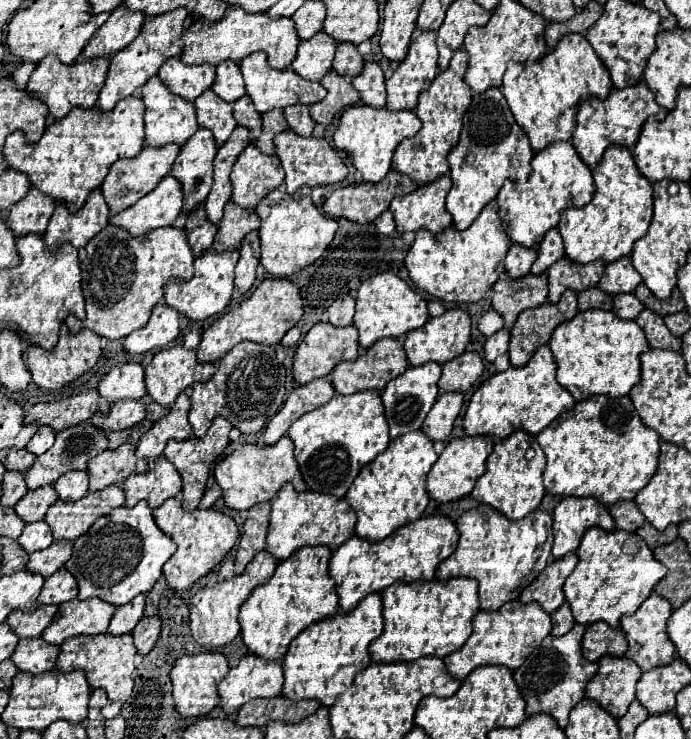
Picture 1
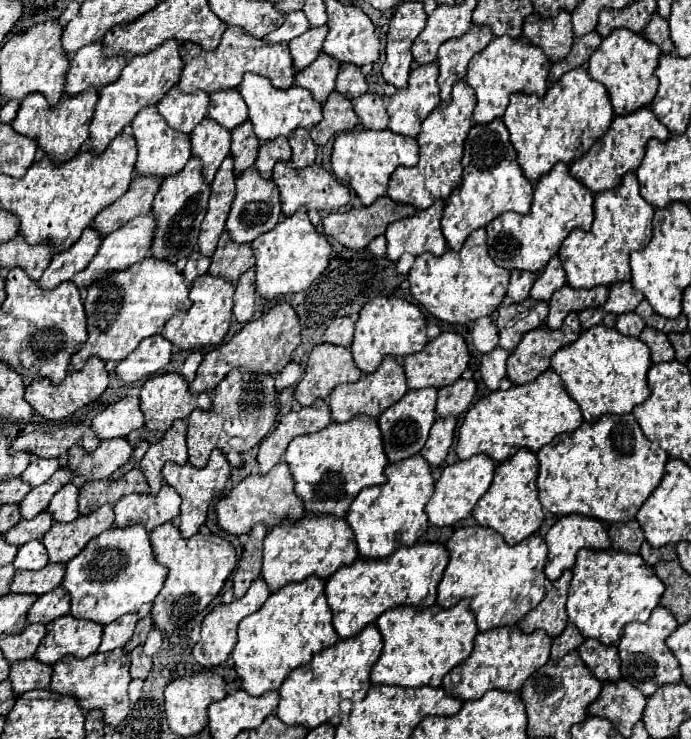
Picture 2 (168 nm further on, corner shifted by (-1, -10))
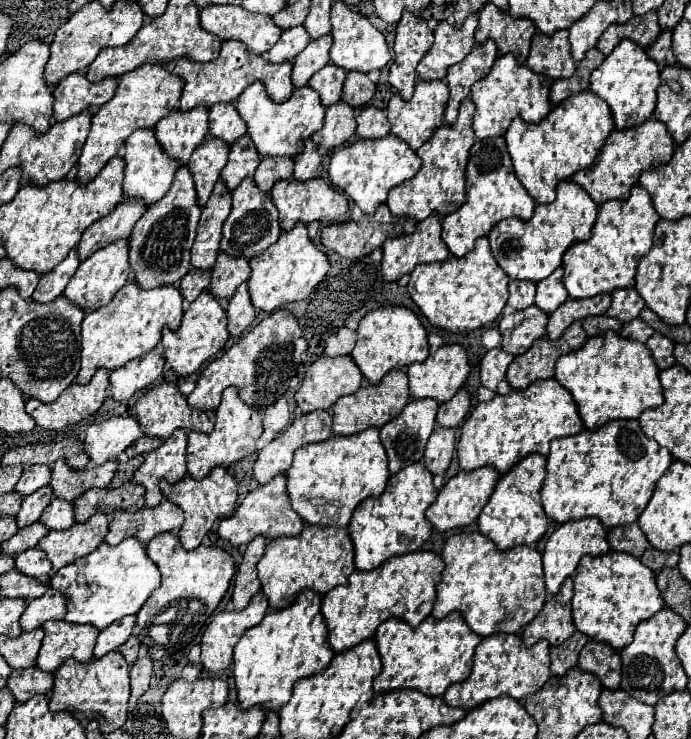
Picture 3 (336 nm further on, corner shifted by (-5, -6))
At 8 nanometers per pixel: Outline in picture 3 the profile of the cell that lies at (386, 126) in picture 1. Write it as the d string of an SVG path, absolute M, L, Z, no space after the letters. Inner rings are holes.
M392 133L382 139L358 139L332 155L330 161L330 181L340 191L348 193L362 213L374 213L380 203L386 201L386 195L392 187L400 185L406 179L412 179L420 169L422 159L408 147L406 141L394 137Z

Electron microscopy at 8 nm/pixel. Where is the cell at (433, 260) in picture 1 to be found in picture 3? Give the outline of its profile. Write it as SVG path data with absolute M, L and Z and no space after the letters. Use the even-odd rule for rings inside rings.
M480 237L464 257L448 257L446 261L422 263L410 273L408 293L432 325L452 333L464 333L492 323L508 301L508 275L498 267L490 253L486 237Z

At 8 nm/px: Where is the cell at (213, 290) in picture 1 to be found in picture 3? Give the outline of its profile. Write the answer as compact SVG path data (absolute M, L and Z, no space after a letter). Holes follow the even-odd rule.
M202 291L198 295L198 299L188 305L188 311L184 313L184 319L182 319L182 325L178 327L178 331L172 331L168 327L166 327L166 331L162 331L160 343L162 343L168 367L172 371L176 371L176 375L188 375L188 373L196 371L204 361L208 361L220 349L224 349L224 345L228 341L226 323L228 323L226 311L224 311L220 299L216 299L210 291Z

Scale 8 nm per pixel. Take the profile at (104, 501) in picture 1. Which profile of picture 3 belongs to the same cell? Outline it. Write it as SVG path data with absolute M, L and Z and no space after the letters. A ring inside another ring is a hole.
M96 513L86 523L74 523L70 529L64 531L50 531L38 547L46 551L52 573L62 569L64 565L92 553L108 533L108 515Z

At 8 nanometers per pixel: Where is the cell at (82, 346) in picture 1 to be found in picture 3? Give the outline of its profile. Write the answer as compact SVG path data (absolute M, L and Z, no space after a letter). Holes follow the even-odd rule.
M100 367L88 385L72 383L52 403L44 403L36 397L30 397L26 401L26 411L42 429L64 429L66 425L78 423L84 417L96 413L104 403L110 387L108 375L110 371Z

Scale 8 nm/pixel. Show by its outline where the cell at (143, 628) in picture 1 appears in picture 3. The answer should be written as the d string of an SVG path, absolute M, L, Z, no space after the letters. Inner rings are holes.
M138 657L136 663L130 667L130 687L132 687L132 695L140 697L150 683L152 677L152 659L146 657Z

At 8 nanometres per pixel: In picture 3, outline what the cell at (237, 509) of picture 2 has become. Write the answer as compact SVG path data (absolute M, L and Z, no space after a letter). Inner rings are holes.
M280 473L276 475L272 481L268 481L266 485L260 485L258 489L250 491L242 503L238 505L238 509L220 521L220 527L218 527L218 535L226 541L230 541L232 545L236 547L242 547L242 545L248 545L256 535L264 535L264 537L270 537L270 539L276 539L276 537L284 537L284 535L298 535L304 527L304 521L300 519L298 513L294 513L294 509L290 507L290 495L288 495L288 481L286 481L286 475Z

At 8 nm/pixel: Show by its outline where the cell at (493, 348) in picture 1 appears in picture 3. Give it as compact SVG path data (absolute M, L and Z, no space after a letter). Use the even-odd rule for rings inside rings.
M502 347L490 349L484 359L480 361L480 381L484 387L492 389L496 393L496 385L506 377L506 369L514 355L506 353Z

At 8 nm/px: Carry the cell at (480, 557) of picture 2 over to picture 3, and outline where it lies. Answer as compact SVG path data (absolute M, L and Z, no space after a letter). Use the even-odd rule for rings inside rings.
M480 531L452 535L444 549L442 559L446 563L442 571L442 581L436 587L436 603L432 615L438 619L446 617L450 611L460 611L472 631L480 637L494 633L518 633L526 623L530 623L546 601L542 555L528 545L512 547L500 551L486 535Z

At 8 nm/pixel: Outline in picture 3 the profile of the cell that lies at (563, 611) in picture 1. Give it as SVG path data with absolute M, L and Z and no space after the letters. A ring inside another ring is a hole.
M576 631L570 639L566 639L564 643L560 643L556 647L552 647L552 651L550 651L552 675L564 675L568 671L568 667L574 667L578 663L580 649L584 647L586 641L588 641L588 637L580 631Z

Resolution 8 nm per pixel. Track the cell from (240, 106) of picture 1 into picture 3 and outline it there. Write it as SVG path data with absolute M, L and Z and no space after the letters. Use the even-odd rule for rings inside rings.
M244 133L230 147L228 163L222 169L222 179L224 179L226 187L228 189L236 189L244 177L252 177L254 175L258 163L260 163L260 155L258 155L254 143L250 141L250 135Z

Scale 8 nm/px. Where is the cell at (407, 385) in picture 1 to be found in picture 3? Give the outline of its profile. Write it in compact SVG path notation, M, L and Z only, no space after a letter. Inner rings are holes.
M412 399L390 423L380 427L380 439L390 461L390 473L398 473L402 467L406 467L406 463L416 463L422 459L428 437L436 425L436 411L438 411L436 399Z

